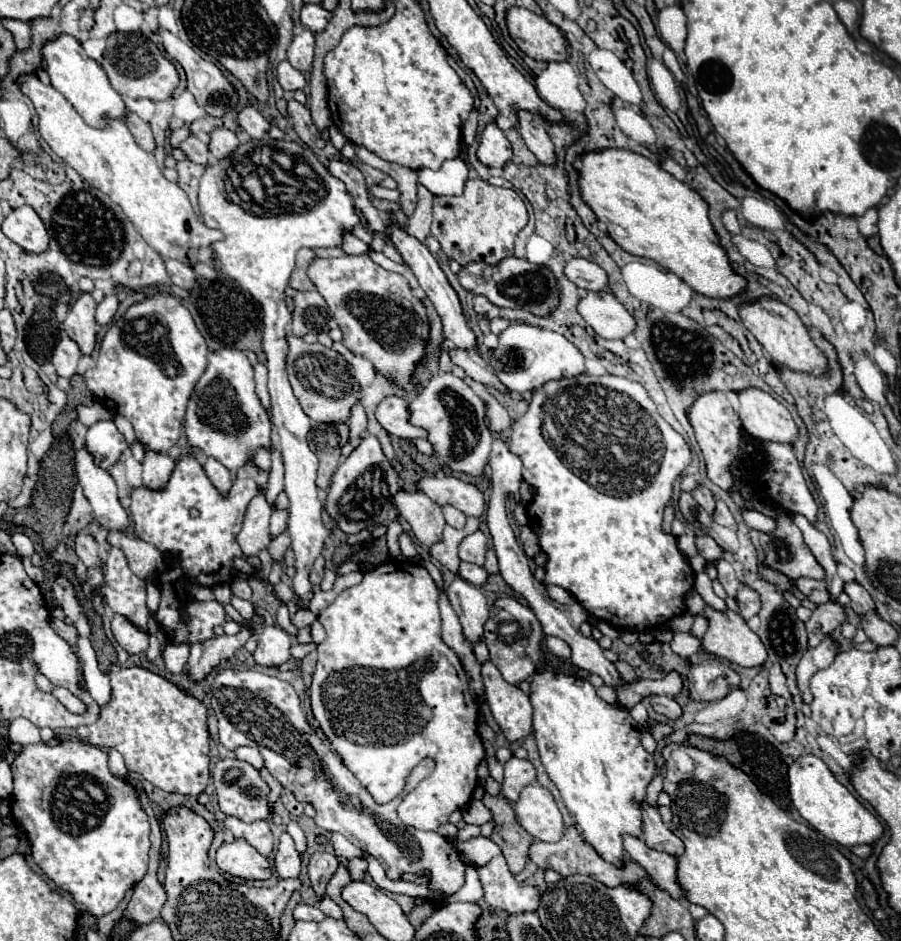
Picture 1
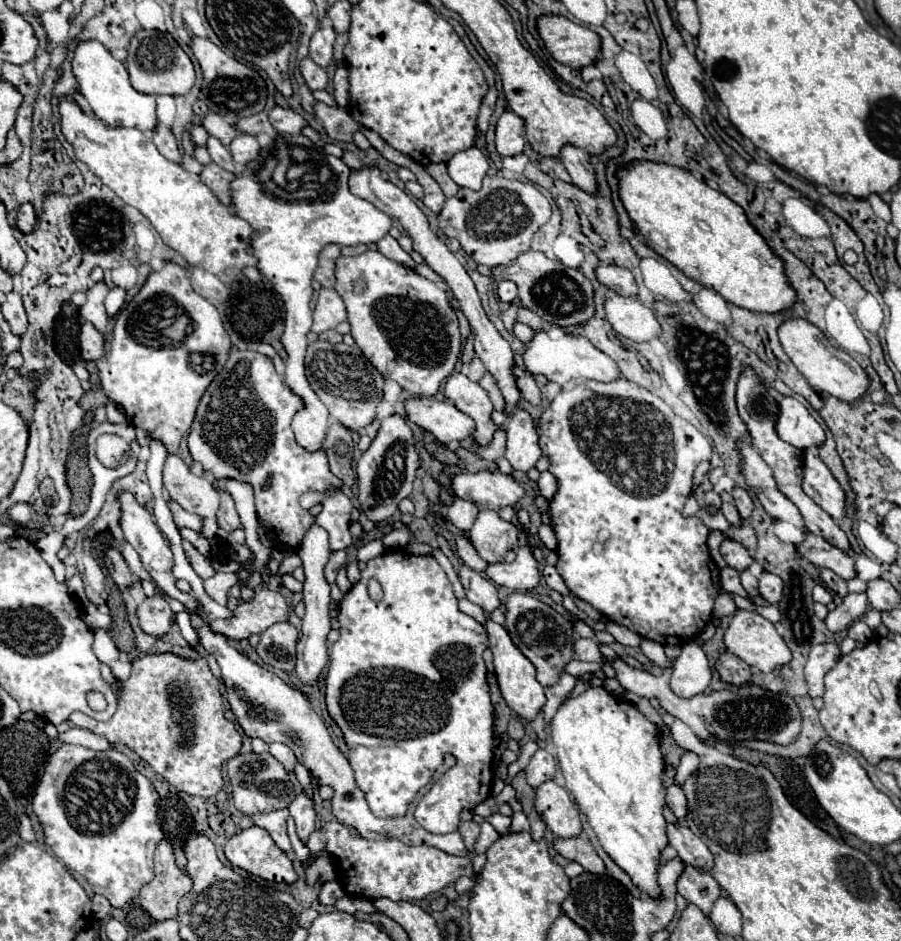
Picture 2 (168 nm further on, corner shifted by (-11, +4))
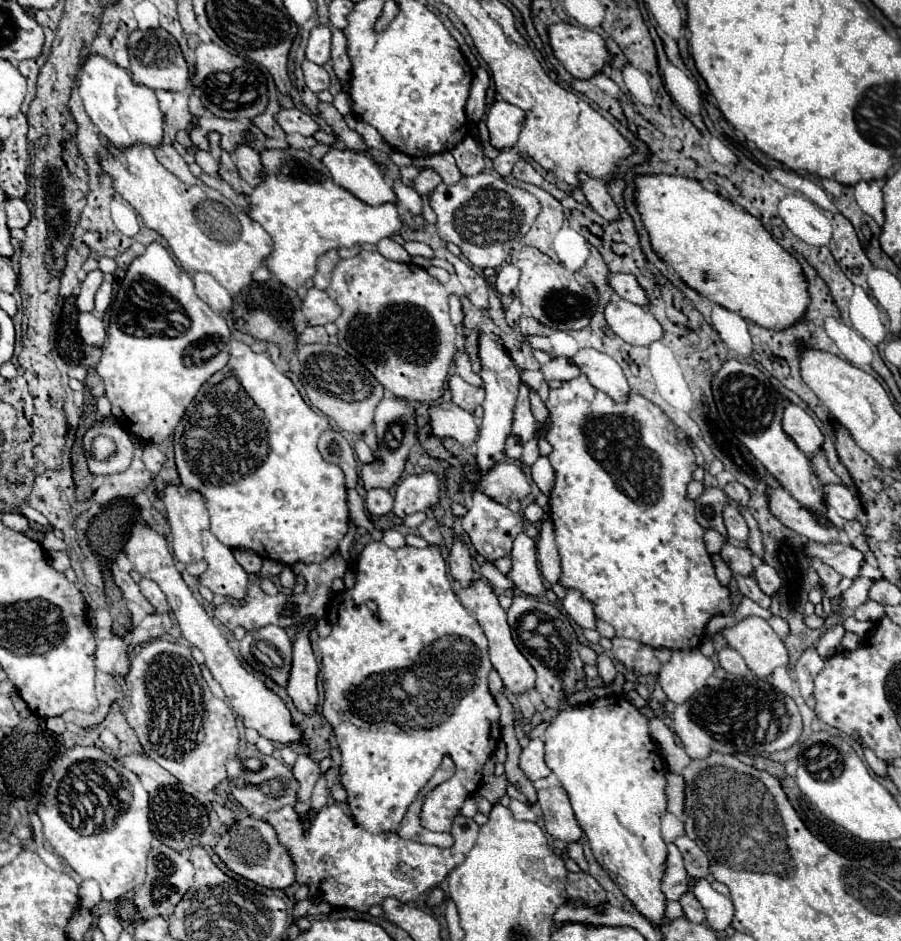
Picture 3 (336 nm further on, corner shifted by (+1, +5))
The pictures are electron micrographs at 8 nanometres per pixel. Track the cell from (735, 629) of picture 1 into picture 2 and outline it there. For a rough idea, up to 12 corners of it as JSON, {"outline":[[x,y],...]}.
{"outline":[[755,611],[733,615],[725,645],[763,673],[791,661],[775,625]]}

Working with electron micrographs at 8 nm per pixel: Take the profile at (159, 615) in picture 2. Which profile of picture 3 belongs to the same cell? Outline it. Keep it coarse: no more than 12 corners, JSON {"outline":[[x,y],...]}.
{"outline":[[143,578],[141,594],[151,602],[155,614],[169,612],[165,594],[157,584]]}

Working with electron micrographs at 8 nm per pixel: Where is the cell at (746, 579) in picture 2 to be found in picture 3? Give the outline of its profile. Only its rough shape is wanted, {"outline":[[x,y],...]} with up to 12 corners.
{"outline":[[737,576],[743,596],[769,608],[771,598],[759,590],[751,576]]}

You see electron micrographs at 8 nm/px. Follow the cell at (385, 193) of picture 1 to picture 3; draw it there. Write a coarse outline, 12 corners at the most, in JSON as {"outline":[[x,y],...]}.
{"outline":[[395,180],[399,204],[421,214],[421,198],[409,184]]}

